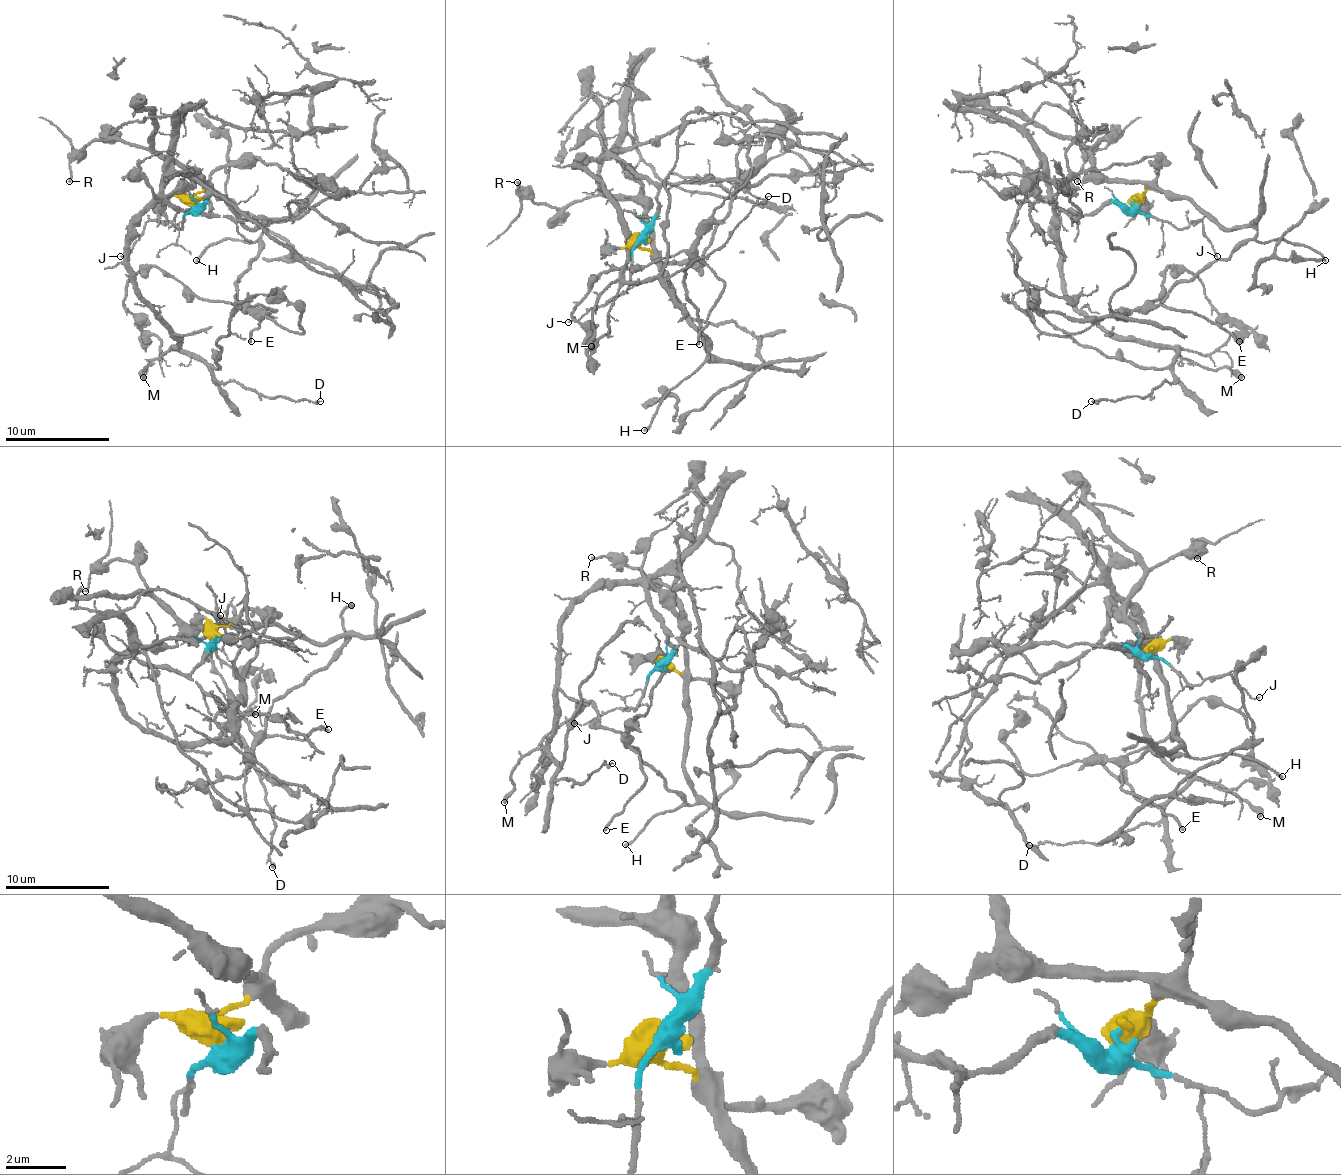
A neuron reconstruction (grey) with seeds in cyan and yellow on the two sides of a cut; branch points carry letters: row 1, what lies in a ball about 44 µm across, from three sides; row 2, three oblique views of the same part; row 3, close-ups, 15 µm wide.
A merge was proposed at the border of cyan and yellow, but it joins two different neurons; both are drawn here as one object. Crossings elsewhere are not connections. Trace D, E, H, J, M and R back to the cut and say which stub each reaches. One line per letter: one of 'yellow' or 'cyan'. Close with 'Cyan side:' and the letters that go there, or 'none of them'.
D: cyan
E: yellow
H: yellow
J: cyan
M: cyan
R: yellow
Cyan side: D, J, M

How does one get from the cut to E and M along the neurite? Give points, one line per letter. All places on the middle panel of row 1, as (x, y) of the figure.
E: (643, 237), (640, 245), (711, 360), (698, 308), (685, 295), (685, 271), (695, 261), (724, 284), (698, 344)
M: (643, 237), (659, 190), (617, 159), (580, 161), (617, 206), (627, 240), (625, 271), (593, 310), (591, 347)

